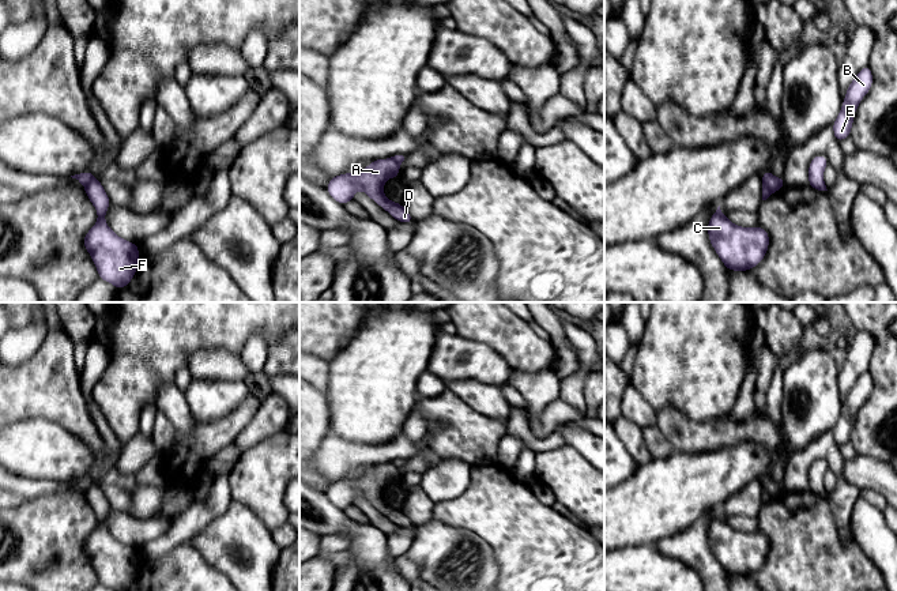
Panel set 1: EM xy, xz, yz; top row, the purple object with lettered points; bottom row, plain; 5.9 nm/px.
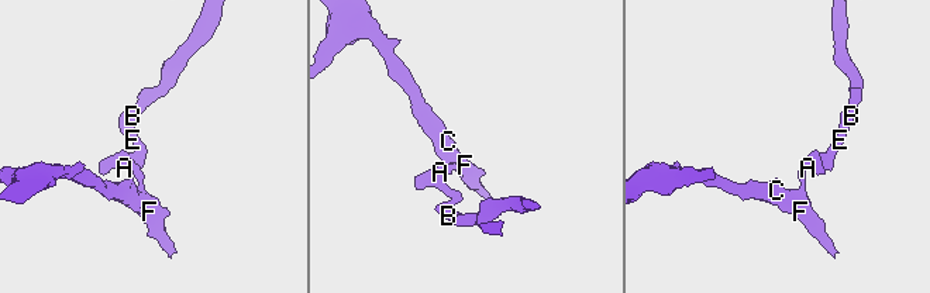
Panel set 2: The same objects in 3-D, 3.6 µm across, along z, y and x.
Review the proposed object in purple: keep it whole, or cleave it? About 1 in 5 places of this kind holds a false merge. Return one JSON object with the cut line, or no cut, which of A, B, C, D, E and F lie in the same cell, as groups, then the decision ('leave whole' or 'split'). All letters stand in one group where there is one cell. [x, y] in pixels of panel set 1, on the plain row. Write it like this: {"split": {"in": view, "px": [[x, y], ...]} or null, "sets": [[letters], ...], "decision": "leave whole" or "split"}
{"split": {"in": "xy", "px": [[93, 481], [85, 493]]}, "sets": [["A", "B", "D", "E"], ["C", "F"]], "decision": "split"}

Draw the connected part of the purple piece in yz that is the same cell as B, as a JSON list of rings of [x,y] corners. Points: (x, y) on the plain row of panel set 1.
[[[870,370],[862,373],[852,388],[847,394],[845,404],[843,406],[841,415],[833,428],[833,437],[836,445],[840,448],[843,444],[851,441],[855,417],[862,403],[870,396],[872,389],[872,377]]]

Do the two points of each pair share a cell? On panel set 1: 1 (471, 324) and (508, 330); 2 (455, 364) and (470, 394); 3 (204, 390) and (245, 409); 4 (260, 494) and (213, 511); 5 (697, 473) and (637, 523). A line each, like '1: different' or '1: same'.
1: same
2: different
3: different
4: different
5: same

